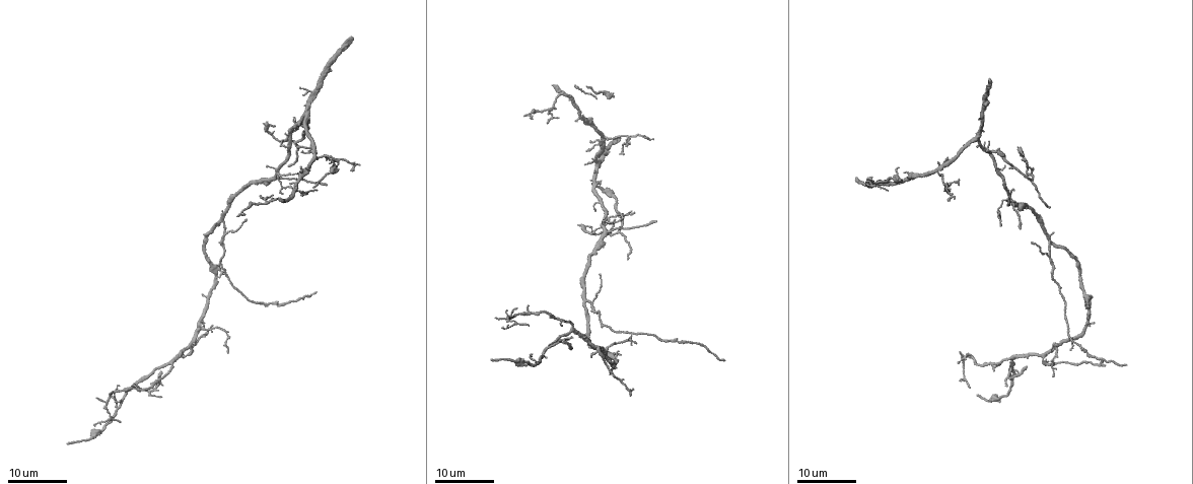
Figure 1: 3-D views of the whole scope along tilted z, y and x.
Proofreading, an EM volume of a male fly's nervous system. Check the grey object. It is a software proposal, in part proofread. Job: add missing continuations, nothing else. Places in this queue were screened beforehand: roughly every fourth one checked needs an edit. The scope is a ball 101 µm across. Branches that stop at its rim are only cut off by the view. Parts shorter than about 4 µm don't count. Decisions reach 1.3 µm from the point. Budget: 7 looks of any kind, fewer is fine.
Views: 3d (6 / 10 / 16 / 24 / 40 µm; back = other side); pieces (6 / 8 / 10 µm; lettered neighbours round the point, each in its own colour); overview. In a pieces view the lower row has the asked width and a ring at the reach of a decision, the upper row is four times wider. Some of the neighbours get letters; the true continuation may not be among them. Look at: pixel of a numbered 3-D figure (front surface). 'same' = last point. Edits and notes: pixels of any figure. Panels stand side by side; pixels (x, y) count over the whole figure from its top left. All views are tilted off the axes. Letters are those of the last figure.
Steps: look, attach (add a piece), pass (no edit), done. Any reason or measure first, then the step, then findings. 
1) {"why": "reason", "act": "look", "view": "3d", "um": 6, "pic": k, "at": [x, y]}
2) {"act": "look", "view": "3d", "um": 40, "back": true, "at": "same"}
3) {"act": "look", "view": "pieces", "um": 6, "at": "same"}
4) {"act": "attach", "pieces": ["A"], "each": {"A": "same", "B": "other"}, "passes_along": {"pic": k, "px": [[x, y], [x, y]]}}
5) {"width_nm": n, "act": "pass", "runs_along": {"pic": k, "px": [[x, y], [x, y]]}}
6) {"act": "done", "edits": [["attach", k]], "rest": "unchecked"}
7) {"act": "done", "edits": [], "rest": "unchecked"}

{"why": "tapers out", "act": "look", "view": "3d", "um": 24, "pic": 1, "at": [625, 145]}

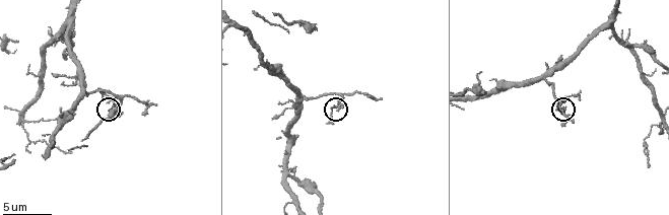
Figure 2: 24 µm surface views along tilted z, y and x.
{"act": "look", "view": "pieces", "um": 6, "pic": 2, "at": [337, 109]}

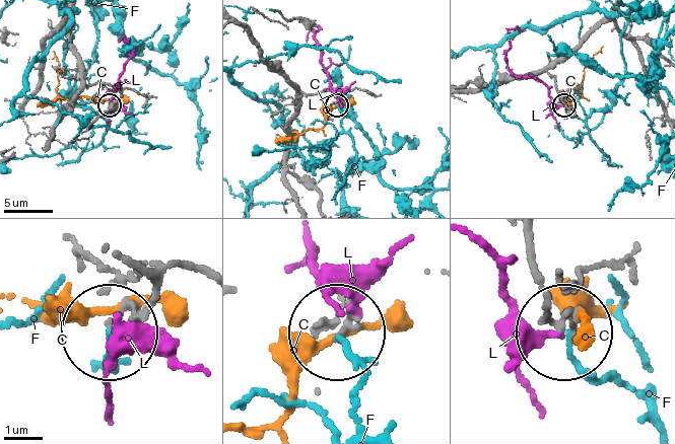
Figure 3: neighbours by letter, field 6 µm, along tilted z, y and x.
{"act": "pass", "each": {"C": "other", "F": "other", "L": "other"}, "found": "none of them fits"}

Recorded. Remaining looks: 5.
{"act": "look", "view": "3d", "um": 16, "pic": 1, "at": [1019, 226]}

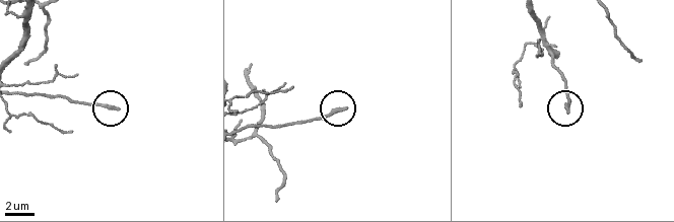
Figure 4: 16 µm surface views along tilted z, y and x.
{"act": "look", "view": "pieces", "um": 6, "pic": 4, "at": [343, 107]}

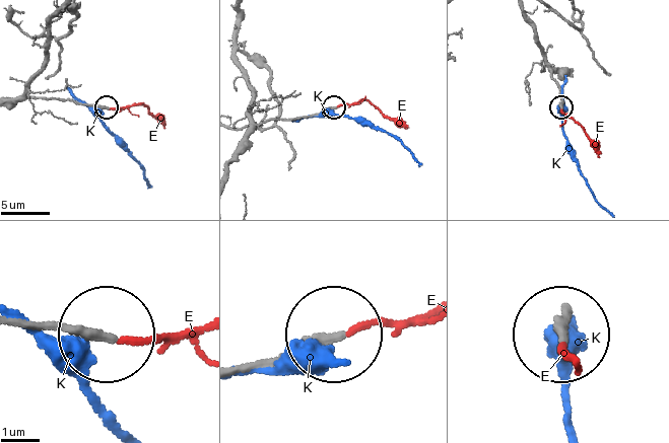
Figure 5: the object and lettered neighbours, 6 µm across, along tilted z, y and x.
{"act": "attach", "pieces": ["E"], "each": {"E": "same", "K": "other"}, "passes_along": {"pic": 5, "px": [[237, 372], [350, 329], [426, 320]]}, "found": "it goes on there"}

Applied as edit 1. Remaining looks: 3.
{"why": "branch stops here", "act": "look", "view": "3d", "um": 24, "pic": 1, "at": [316, 294]}

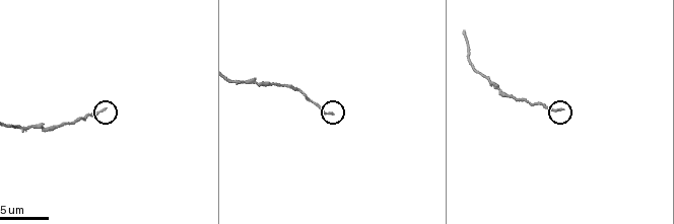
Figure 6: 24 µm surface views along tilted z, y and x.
{"why": "what lies round it", "act": "look", "view": "pieces", "um": 6, "pic": 6, "at": [106, 107]}

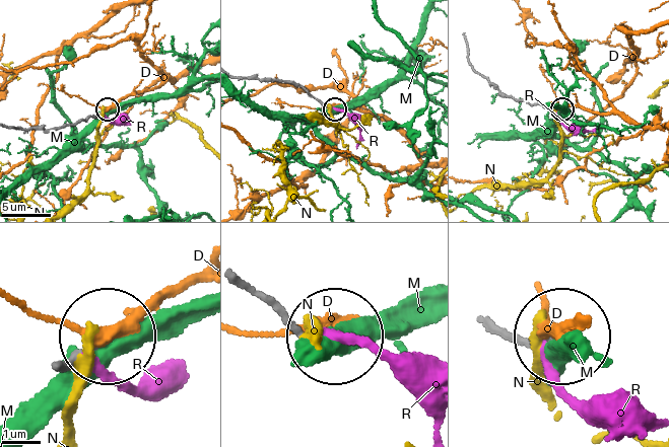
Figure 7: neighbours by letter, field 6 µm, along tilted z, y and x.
{"act": "pass", "each": {"D": "other", "M": "other", "N": "other", "R": "other"}, "runs_along": {"pic": 7, "px": [[64, 363], [108, 341]]}, "found": "none of them fits"}

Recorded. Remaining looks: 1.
{"act": "done", "edits": [["attach", 5]], "rest": "unchecked"}

